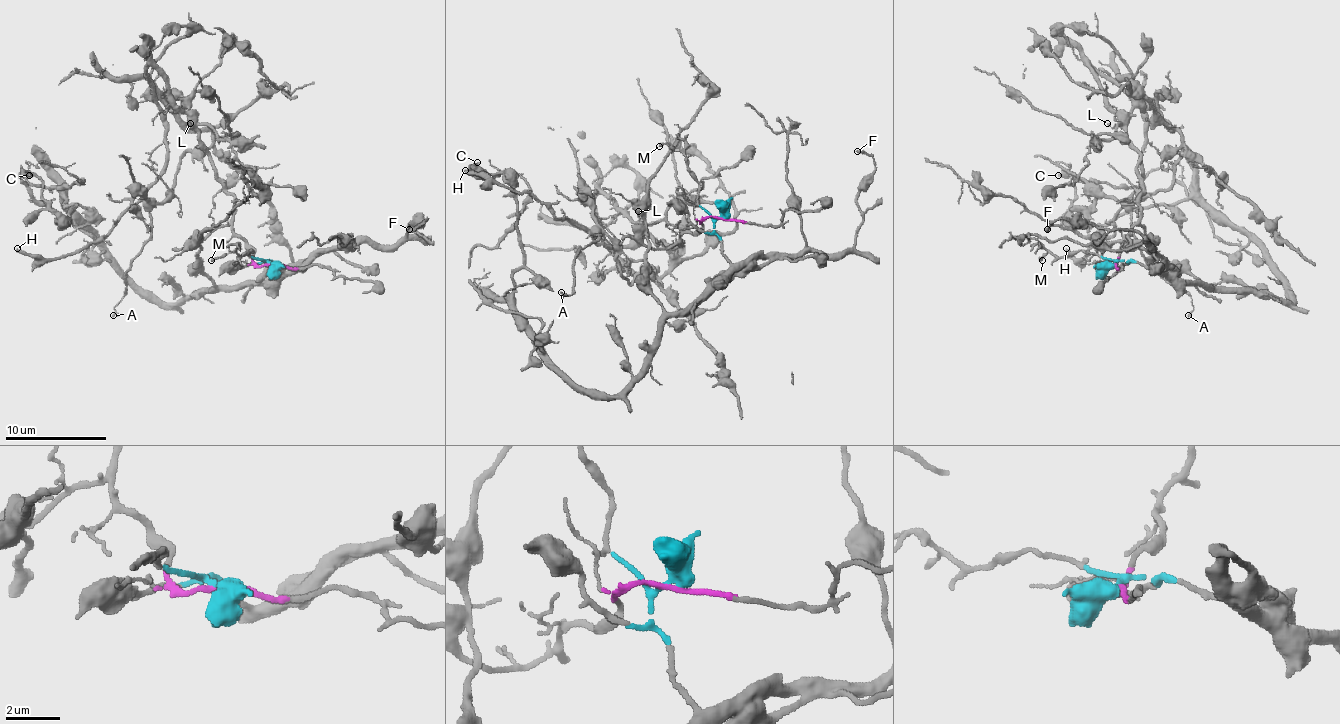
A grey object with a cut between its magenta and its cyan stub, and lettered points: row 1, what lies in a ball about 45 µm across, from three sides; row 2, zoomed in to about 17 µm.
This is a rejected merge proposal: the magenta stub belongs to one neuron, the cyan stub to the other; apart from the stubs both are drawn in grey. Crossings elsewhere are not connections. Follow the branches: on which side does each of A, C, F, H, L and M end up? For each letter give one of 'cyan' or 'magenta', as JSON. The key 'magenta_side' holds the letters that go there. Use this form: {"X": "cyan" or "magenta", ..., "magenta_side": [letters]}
{"A": "magenta", "C": "cyan", "F": "cyan", "H": "magenta", "L": "magenta", "M": "cyan", "magenta_side": ["A", "H", "L"]}

